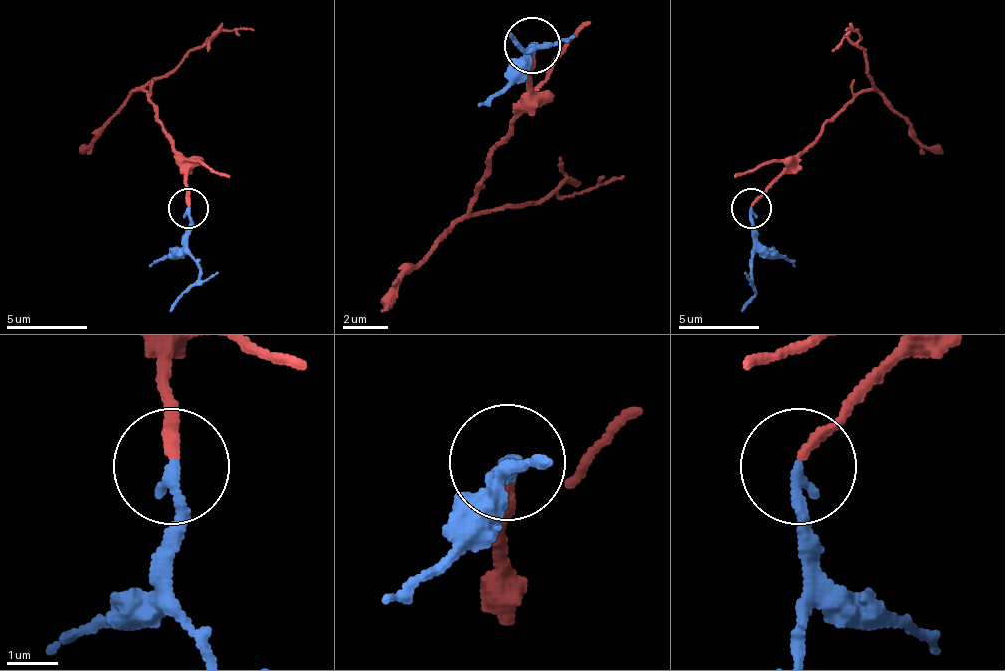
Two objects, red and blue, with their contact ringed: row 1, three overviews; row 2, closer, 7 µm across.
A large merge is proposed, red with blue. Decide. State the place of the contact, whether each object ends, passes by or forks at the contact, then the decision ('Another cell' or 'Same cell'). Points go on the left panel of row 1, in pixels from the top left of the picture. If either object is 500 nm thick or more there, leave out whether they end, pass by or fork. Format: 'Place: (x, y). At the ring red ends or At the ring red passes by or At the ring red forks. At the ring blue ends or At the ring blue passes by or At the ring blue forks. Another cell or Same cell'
Place: (188, 208). At the ring red ends. At the ring blue ends. Same cell

